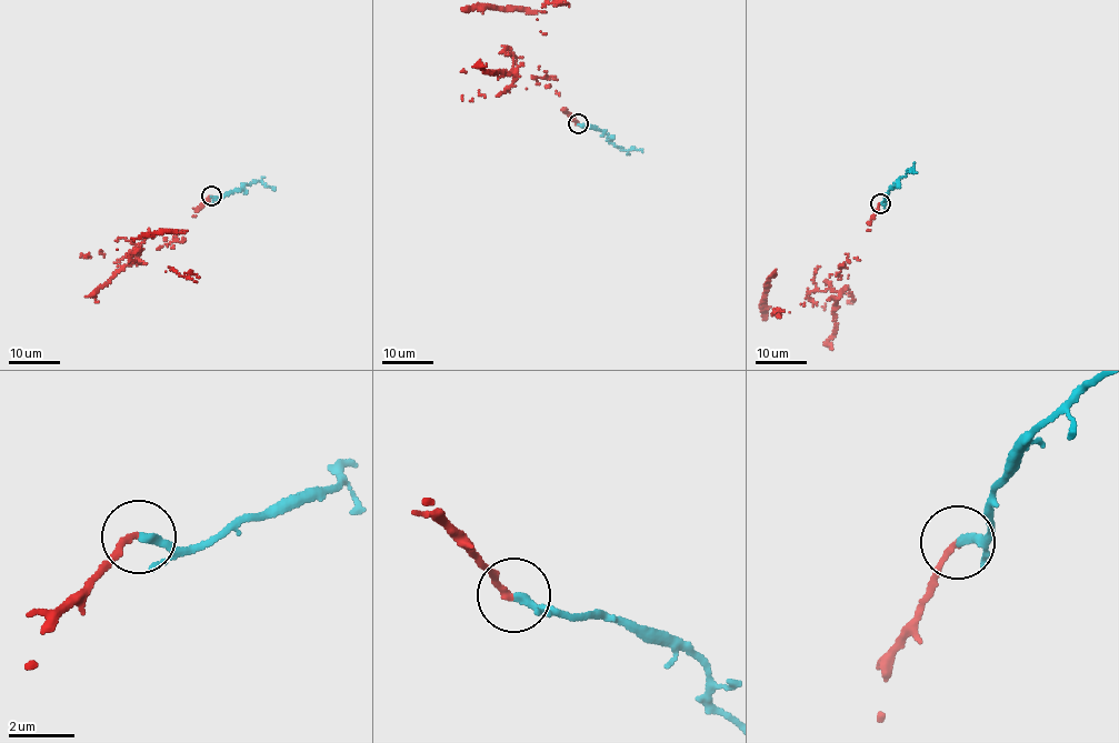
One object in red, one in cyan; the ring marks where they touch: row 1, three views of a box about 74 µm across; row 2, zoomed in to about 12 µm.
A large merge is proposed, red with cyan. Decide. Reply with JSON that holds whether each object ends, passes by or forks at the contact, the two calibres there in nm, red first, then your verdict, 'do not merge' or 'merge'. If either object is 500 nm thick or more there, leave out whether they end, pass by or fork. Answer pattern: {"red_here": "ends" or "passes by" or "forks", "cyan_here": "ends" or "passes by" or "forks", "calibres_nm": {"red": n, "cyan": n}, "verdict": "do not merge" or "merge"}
{"red_here": "ends", "cyan_here": "ends", "calibres_nm": {"red": 180, "cyan": 220}, "verdict": "merge"}

